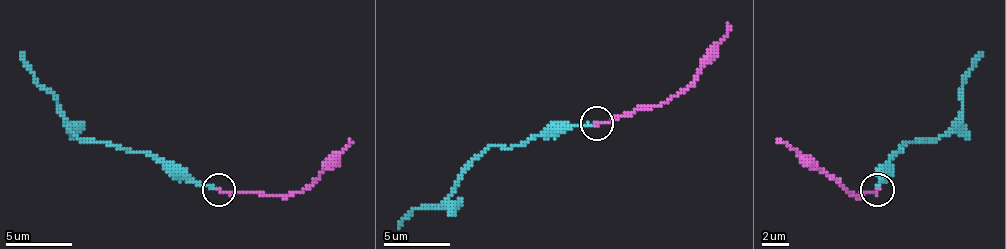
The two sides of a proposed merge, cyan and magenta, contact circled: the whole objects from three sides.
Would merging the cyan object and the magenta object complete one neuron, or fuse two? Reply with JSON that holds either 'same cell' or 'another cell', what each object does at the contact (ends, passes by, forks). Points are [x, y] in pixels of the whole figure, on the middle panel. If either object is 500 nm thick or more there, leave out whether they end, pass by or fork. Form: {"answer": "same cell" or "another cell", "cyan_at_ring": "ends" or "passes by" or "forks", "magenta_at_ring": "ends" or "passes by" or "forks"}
{"answer": "same cell", "cyan_at_ring": "ends", "magenta_at_ring": "ends"}

